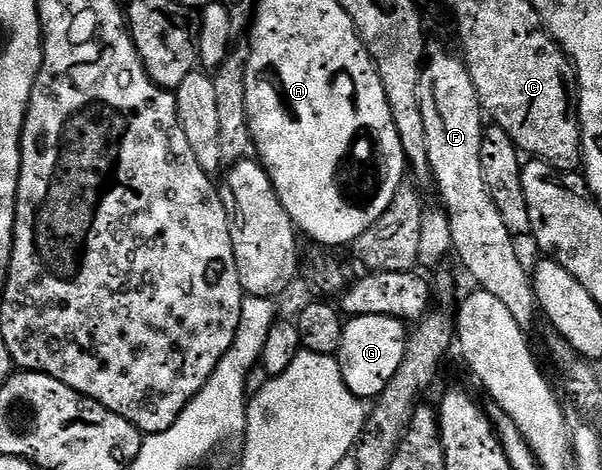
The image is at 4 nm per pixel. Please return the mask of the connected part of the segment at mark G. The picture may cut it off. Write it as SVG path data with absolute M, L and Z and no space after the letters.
M360 316L350 318L343 325L336 357L344 384L348 384L357 398L373 400L384 392L384 388L388 388L388 380L396 376L396 368L400 368L400 360L404 360L407 337L407 323L392 316Z

